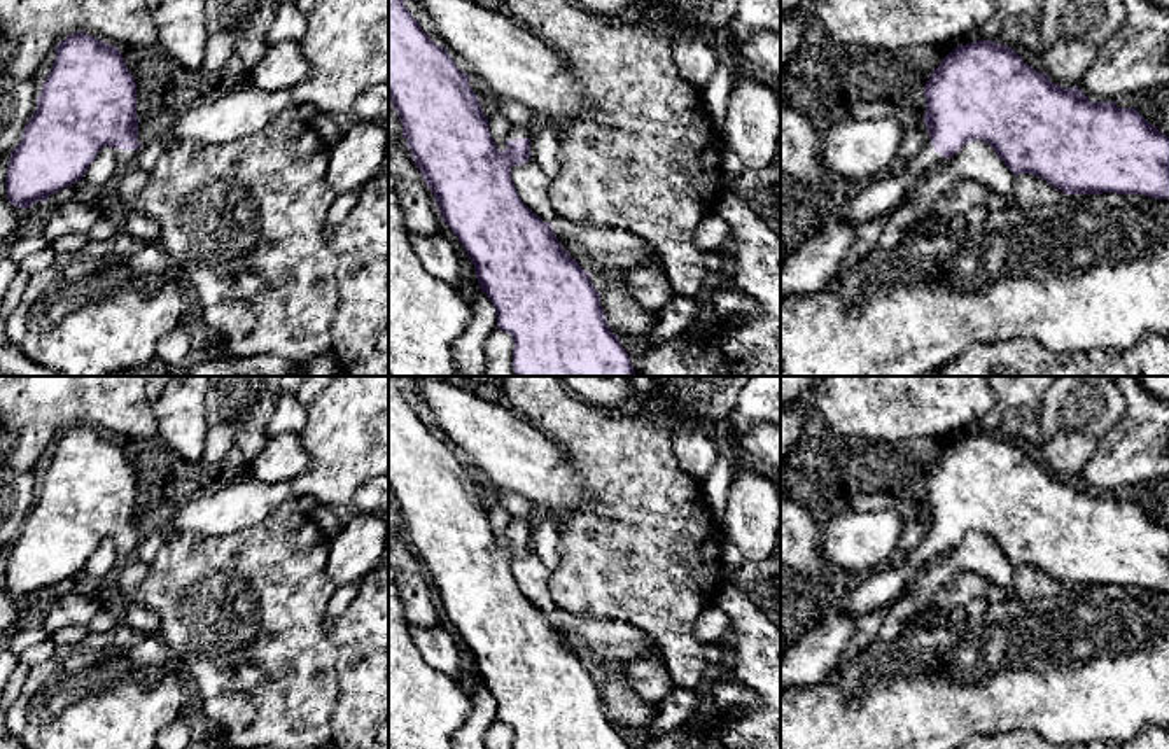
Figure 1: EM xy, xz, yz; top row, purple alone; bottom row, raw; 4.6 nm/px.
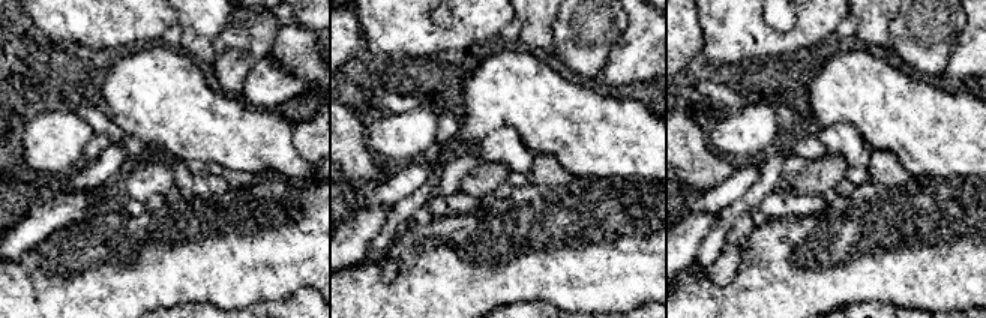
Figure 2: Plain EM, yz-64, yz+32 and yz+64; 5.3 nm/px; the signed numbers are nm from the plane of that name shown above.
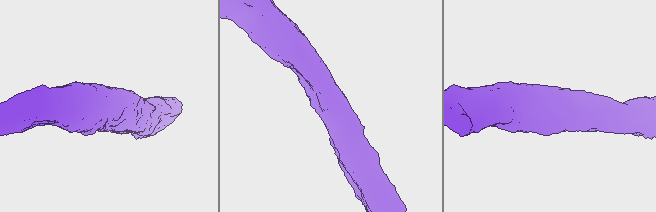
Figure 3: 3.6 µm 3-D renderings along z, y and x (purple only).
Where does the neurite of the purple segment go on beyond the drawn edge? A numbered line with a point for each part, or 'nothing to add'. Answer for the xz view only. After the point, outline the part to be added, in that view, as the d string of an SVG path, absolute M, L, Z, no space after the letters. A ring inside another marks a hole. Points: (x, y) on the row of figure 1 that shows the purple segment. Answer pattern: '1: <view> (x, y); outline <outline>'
1: xz (517, 132); outline M513 124L508 135L508 140L530 138L530 135L532 135L530 130Z

